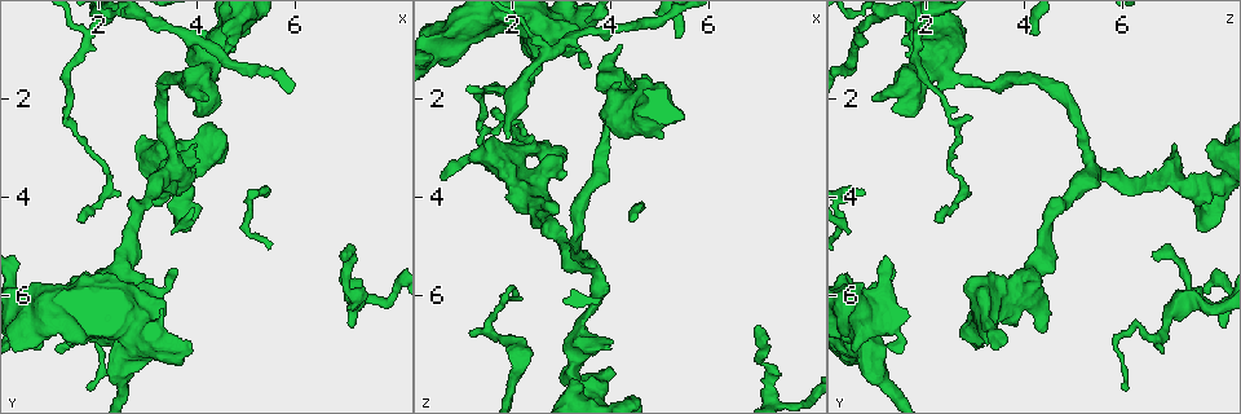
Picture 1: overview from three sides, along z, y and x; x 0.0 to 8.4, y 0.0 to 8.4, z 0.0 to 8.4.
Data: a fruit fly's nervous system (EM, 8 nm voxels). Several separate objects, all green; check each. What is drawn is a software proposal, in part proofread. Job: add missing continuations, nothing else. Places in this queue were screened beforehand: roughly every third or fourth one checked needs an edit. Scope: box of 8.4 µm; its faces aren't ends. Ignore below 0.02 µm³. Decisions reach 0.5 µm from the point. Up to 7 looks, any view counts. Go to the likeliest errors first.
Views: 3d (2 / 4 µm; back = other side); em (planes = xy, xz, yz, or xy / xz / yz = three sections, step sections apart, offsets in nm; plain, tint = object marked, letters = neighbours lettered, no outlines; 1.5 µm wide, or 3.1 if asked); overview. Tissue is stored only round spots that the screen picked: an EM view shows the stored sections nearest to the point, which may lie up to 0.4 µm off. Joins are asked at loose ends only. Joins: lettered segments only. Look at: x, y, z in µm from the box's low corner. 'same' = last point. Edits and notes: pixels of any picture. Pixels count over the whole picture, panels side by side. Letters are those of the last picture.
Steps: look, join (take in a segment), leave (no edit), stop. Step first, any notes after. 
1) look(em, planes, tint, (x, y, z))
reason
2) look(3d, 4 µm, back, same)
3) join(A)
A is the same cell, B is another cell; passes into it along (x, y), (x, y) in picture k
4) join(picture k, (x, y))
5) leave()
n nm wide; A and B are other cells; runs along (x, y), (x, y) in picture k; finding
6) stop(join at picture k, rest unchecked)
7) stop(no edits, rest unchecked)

look(3d, 2 µm, (6.95, 5.25, 6.60))
thin end

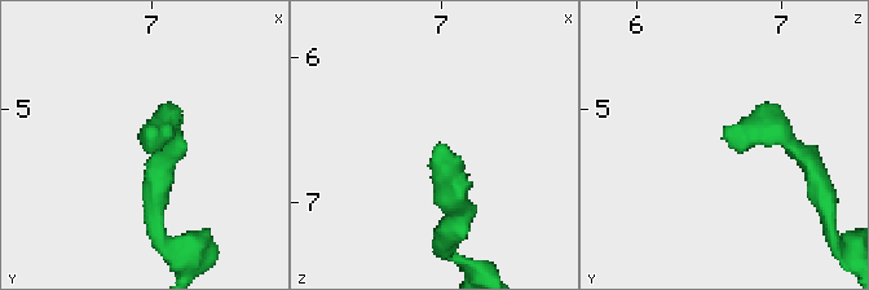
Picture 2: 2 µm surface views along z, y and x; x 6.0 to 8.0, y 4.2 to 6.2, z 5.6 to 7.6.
look(em, xy, step 8, letters, (7.00, 5.22, 6.62))
shape alone is not enough

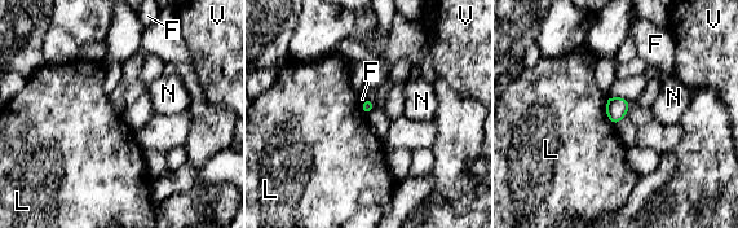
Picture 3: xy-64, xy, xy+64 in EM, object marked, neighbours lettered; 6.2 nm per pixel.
leave()
F, L, N and V are other cells; border along (605, 97), (605, 114), (614, 126) in picture 3; none of them fits

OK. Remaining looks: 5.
look(em, xz, step 8, letters, (4.05, 3.00, 7.10))
branch stops here

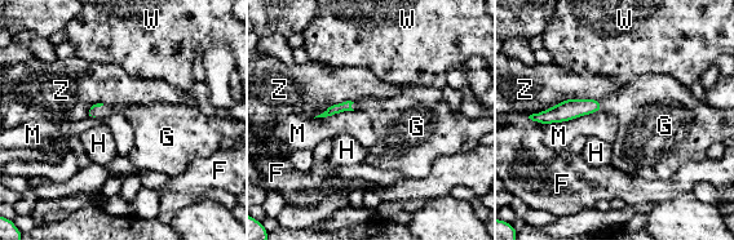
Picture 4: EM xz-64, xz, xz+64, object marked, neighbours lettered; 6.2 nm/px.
join(G)
G is the same cell, F, H, M, W and Z are other cells; the neuron continues

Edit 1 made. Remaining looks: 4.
look(overview)

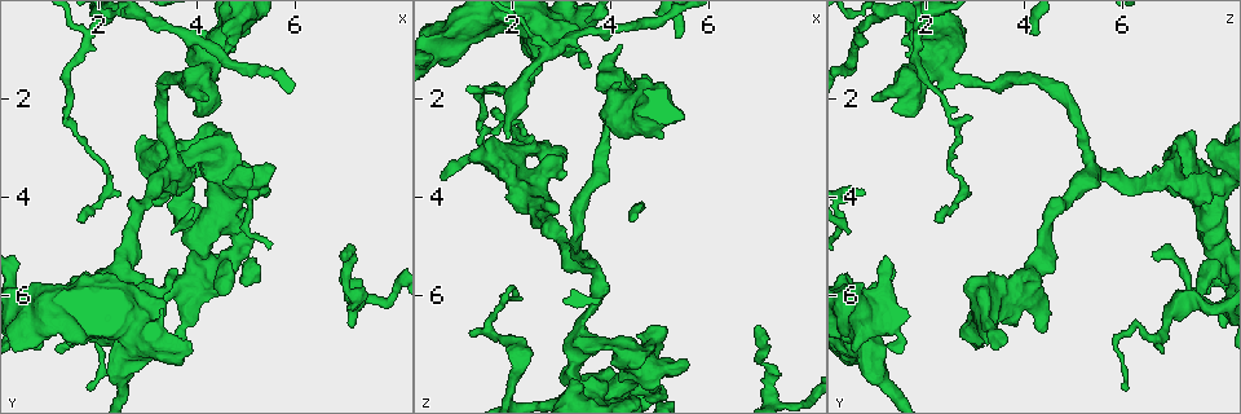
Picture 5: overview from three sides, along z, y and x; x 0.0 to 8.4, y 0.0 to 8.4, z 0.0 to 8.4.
look(em, yz, step 4, tint, (3.50, 5.50, 1.35))
free end

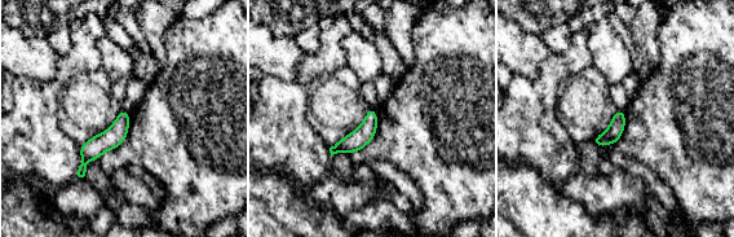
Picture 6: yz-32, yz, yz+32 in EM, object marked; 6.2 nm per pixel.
look(em, xz, step 4, letters, same)
another direction

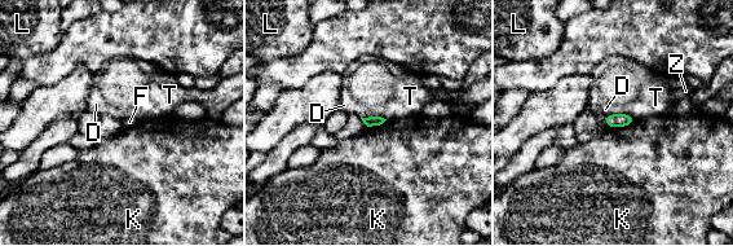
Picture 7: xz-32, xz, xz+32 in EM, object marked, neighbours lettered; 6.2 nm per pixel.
leave()
K touches over 170 nm; D, F, K, L, T and Z are other cells; none of them fits

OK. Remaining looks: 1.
stop(join at picture 4, rest unchecked)

